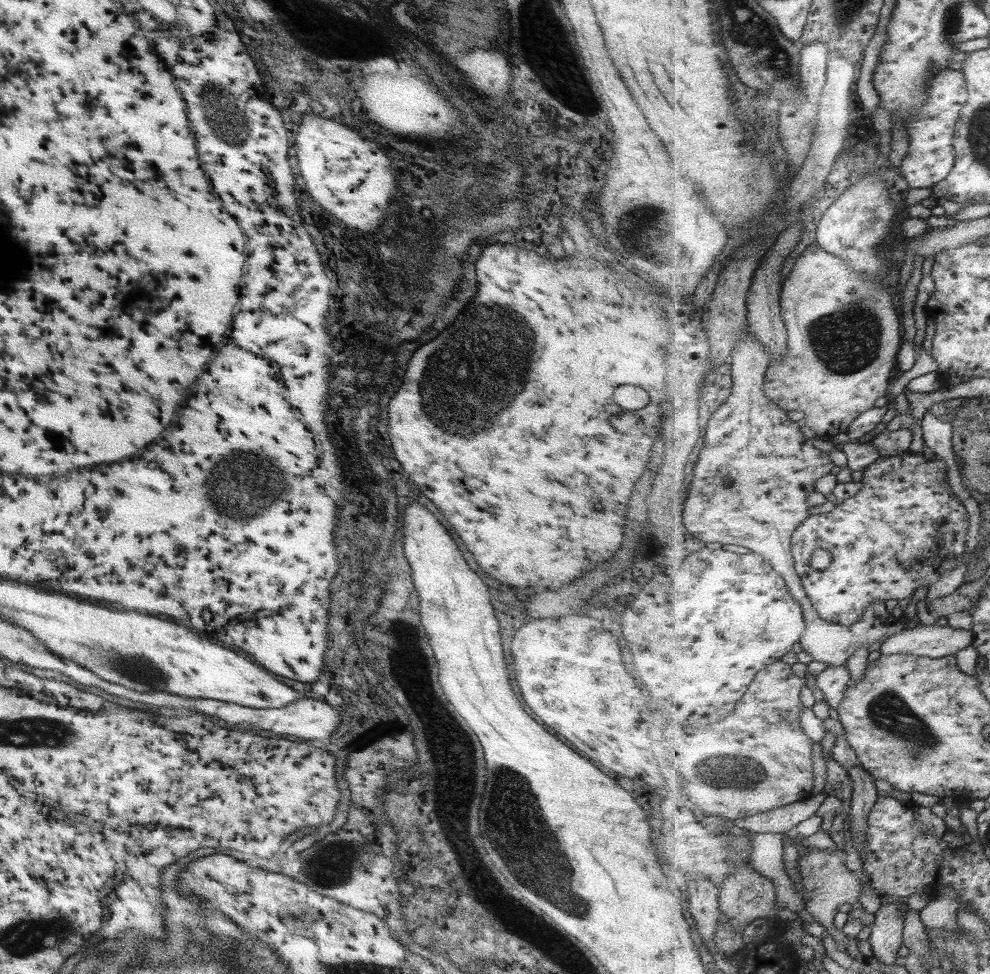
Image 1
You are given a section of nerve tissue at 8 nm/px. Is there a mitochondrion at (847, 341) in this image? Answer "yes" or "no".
yes

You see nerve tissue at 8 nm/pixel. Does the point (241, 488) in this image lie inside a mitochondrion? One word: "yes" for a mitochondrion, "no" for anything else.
yes

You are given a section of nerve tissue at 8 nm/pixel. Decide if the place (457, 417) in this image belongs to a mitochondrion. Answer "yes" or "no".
yes

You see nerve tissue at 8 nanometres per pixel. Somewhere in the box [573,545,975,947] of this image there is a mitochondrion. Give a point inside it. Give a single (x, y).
(888, 711)

